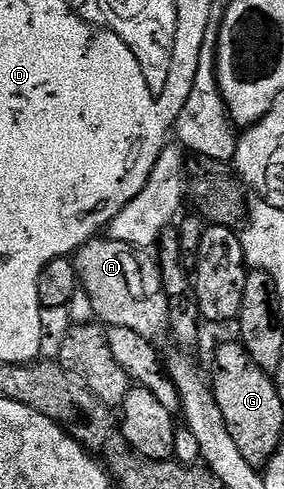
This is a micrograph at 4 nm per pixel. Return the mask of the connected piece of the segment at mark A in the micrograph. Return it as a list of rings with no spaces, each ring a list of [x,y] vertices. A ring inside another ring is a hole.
[[[97,237],[80,246],[74,262],[80,287],[89,295],[95,318],[101,324],[130,329],[130,333],[140,336],[141,340],[156,341],[169,330],[168,302],[162,289],[159,262],[144,255],[147,254],[143,250],[129,243]]]

